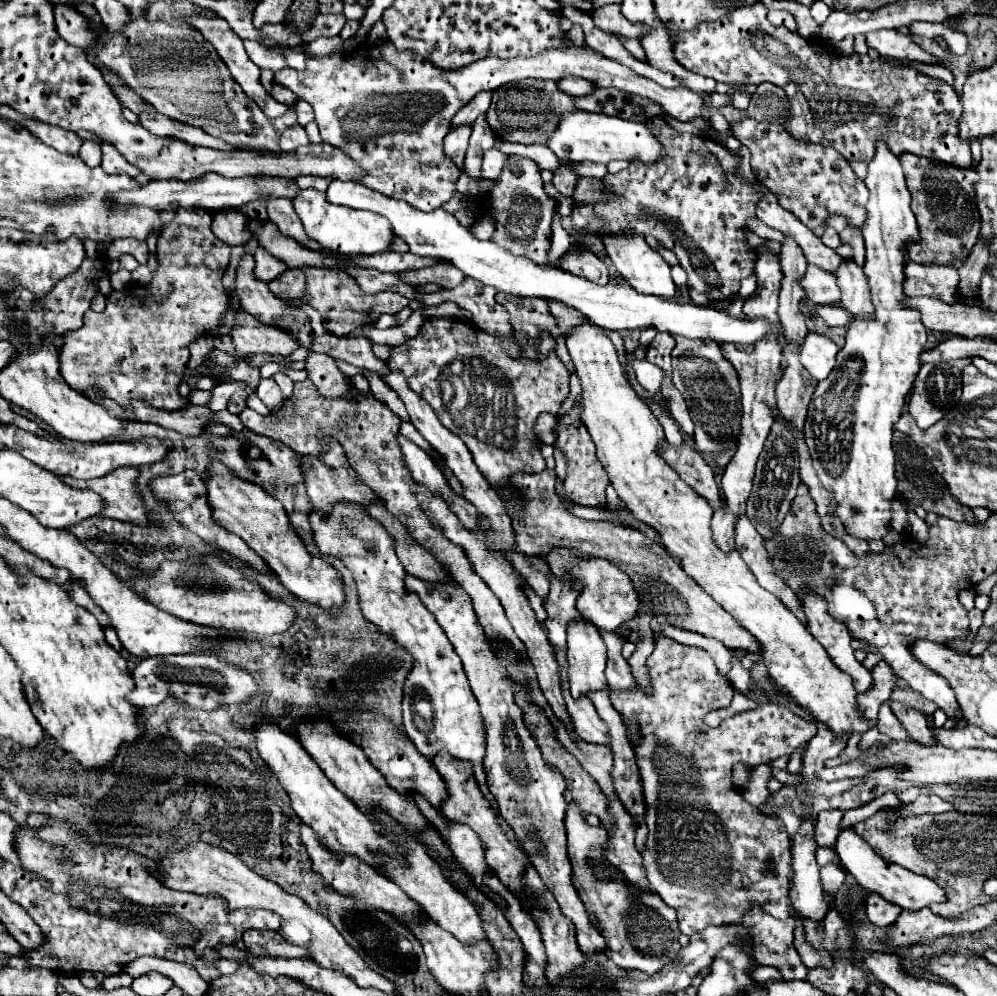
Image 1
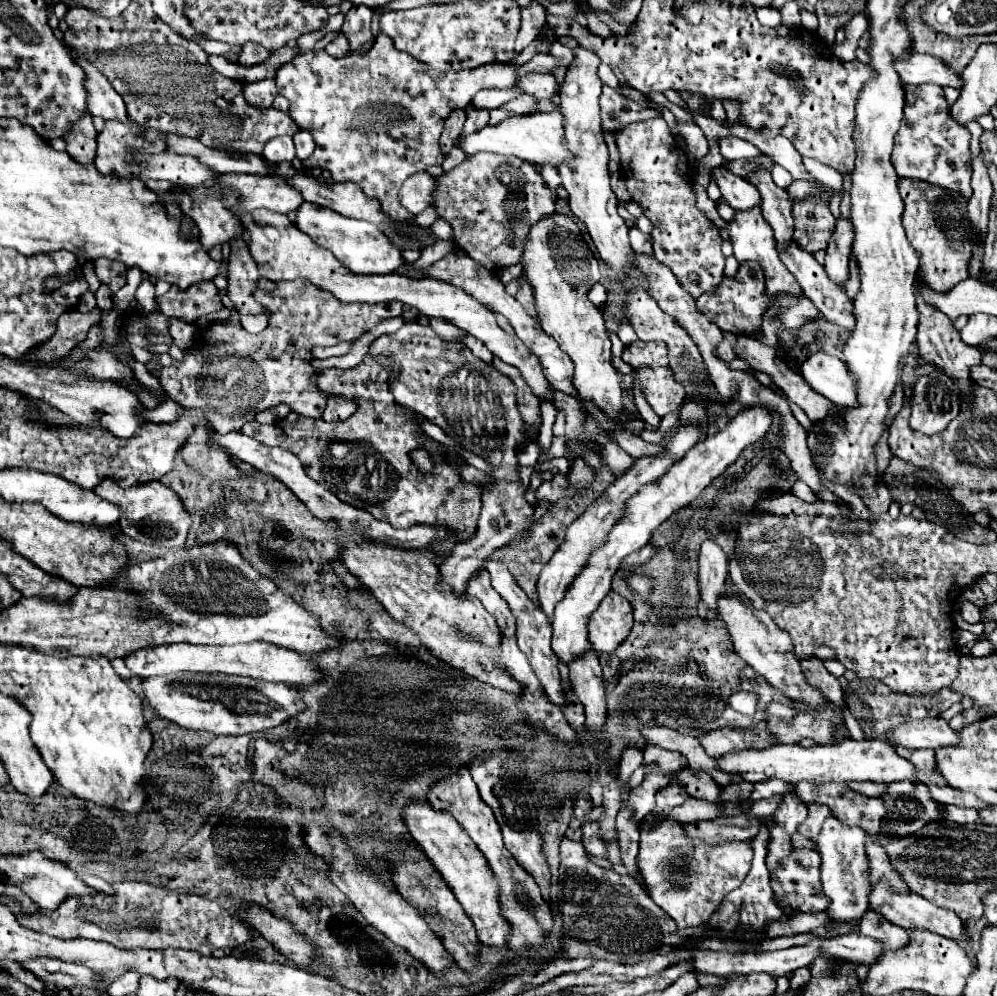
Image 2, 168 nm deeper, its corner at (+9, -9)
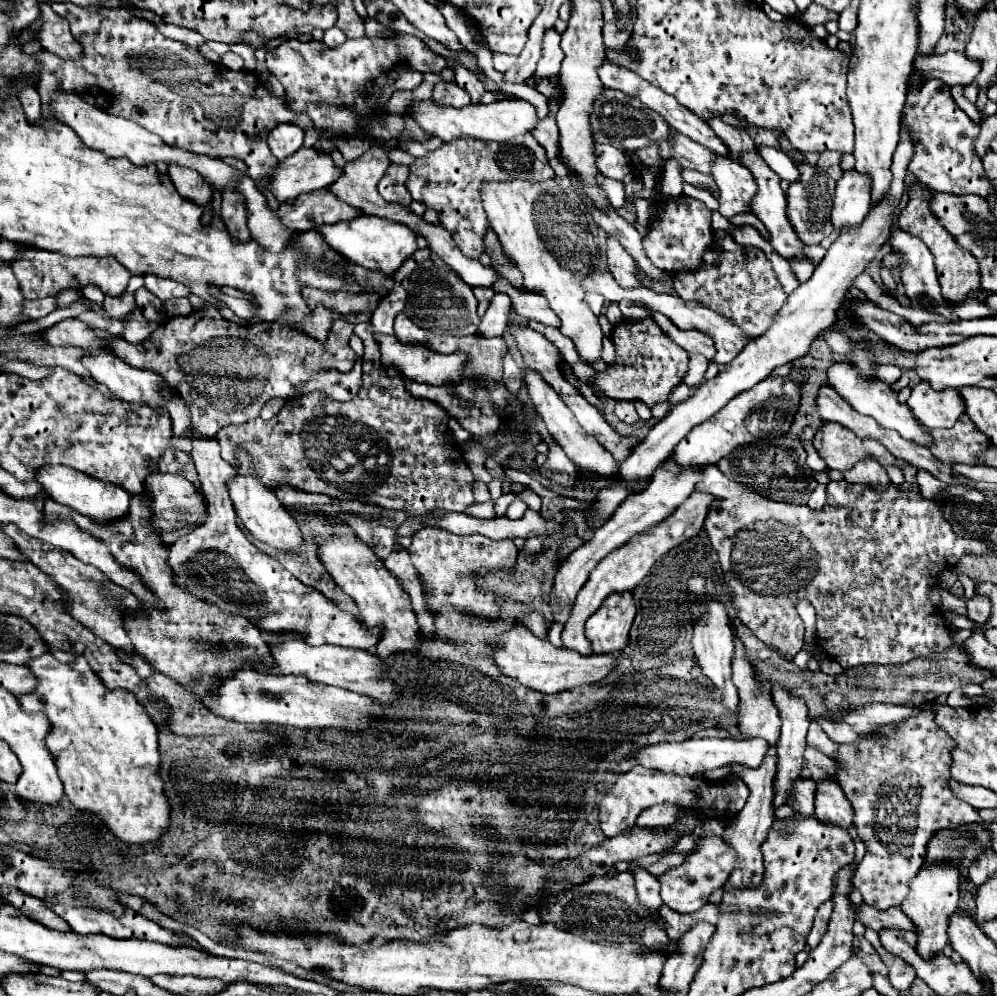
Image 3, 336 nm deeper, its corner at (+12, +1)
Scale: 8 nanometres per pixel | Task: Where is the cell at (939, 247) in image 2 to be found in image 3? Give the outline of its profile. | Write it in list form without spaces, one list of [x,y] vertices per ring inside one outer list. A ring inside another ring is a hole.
[[[915,182],[907,188],[907,194],[909,194],[909,202],[901,210],[897,224],[901,230],[905,230],[905,232],[909,232],[925,242],[925,246],[931,250],[931,254],[935,258],[935,268],[937,268],[943,298],[959,304],[965,300],[965,296],[971,290],[979,288],[979,264],[977,264],[975,256],[971,256],[971,252],[967,252],[963,246],[959,246],[959,242],[939,224],[937,216],[931,212],[929,202],[933,198],[933,192],[929,188],[923,188],[923,184]]]

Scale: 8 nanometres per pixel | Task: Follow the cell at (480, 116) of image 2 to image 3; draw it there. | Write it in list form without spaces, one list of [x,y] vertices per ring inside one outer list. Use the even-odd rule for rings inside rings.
[[[447,60],[447,66],[455,70],[455,82],[457,82],[457,86],[461,86],[465,92],[469,92],[471,104],[477,106],[481,102],[481,96],[485,94],[483,82],[473,72],[469,72],[463,64],[457,64],[453,60]]]

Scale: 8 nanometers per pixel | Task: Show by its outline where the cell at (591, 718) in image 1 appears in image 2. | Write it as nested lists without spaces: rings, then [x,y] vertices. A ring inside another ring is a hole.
[[[486,562],[486,568],[492,576],[492,586],[494,590],[508,602],[510,612],[516,618],[516,638],[518,638],[518,648],[528,656],[530,666],[534,670],[534,674],[538,676],[538,680],[542,682],[548,698],[552,704],[562,706],[566,702],[564,694],[562,694],[562,686],[560,686],[560,672],[558,672],[558,658],[550,648],[550,638],[552,638],[552,624],[546,618],[546,614],[534,604],[530,602],[530,598],[526,598],[526,592],[514,582],[514,578],[510,578],[510,574],[506,574],[506,566],[502,566],[502,562]]]

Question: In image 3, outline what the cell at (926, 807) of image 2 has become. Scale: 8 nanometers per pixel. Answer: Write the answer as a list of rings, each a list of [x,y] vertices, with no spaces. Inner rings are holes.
[[[925,708],[917,718],[901,722],[897,728],[885,728],[879,736],[869,736],[855,744],[839,746],[839,786],[855,808],[855,828],[865,844],[865,856],[853,872],[853,886],[863,894],[863,900],[879,910],[899,906],[907,896],[909,880],[919,872],[925,860],[925,844],[939,828],[951,828],[963,822],[981,822],[977,810],[955,798],[947,786],[951,766],[951,738],[933,722],[931,708]]]

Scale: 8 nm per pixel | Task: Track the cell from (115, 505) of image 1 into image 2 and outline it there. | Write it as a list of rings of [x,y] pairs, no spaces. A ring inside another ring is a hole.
[[[106,480],[102,482],[102,486],[94,488],[94,492],[120,506],[122,534],[134,540],[140,540],[144,544],[162,544],[162,546],[174,546],[174,548],[184,546],[192,526],[190,514],[186,512],[180,496],[174,490],[166,488],[162,482],[148,482],[146,486],[132,486],[130,490],[122,490],[116,482]]]

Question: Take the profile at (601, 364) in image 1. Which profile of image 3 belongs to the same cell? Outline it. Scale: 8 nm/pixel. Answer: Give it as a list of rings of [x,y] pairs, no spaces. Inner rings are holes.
[[[523,180],[485,182],[481,186],[481,198],[483,198],[489,224],[499,236],[503,252],[515,262],[515,266],[523,274],[523,286],[531,294],[541,294],[549,302],[549,308],[561,320],[561,326],[559,326],[561,334],[573,340],[575,350],[583,362],[593,364],[595,360],[601,360],[603,332],[597,322],[597,316],[591,312],[589,304],[585,302],[585,292],[581,288],[581,282],[595,270],[595,258],[597,258],[595,240],[589,230],[591,214],[587,212],[587,206],[583,204],[583,200],[575,196],[575,190],[571,190],[571,186],[565,188],[557,180],[535,182],[535,184],[523,182]]]

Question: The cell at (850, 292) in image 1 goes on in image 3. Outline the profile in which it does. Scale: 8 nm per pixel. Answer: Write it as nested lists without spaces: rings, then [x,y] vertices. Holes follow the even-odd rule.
[[[851,170],[845,172],[843,178],[837,182],[833,210],[831,210],[831,224],[835,230],[851,230],[867,216],[869,212],[869,196],[871,182],[867,176]]]

